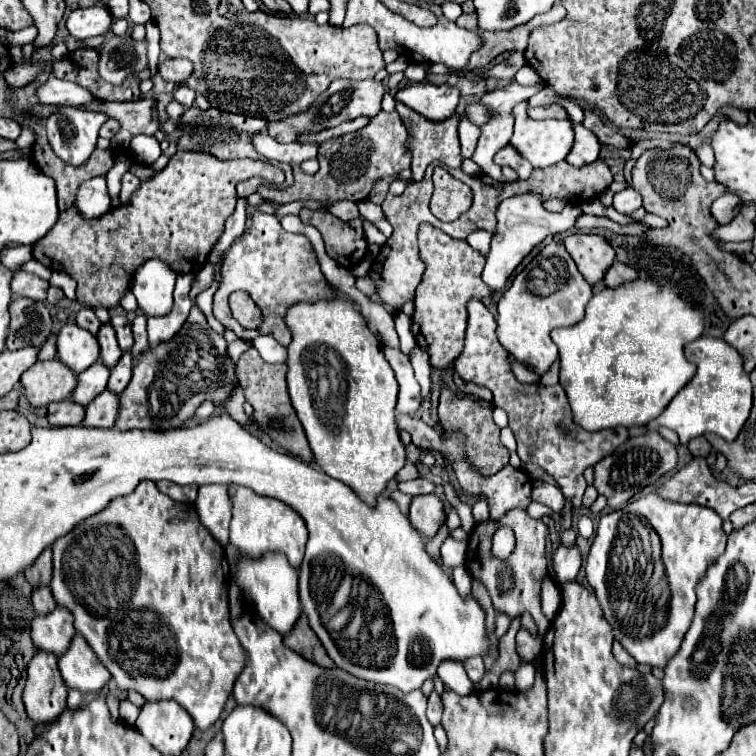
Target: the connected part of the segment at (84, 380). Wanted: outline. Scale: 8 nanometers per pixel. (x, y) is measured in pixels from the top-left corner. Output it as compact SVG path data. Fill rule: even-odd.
M97 360L95 364L91 364L91 368L87 368L83 374L79 374L79 384L73 392L73 400L83 406L87 406L97 394L101 394L107 388L107 380L109 380L109 368L105 368L105 364L101 360Z

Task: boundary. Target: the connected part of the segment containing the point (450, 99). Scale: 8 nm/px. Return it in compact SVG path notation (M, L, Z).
M421 82L421 84L405 86L395 96L399 102L403 102L411 110L419 112L423 118L427 118L431 122L443 122L455 114L459 90L449 84L433 86L433 84Z

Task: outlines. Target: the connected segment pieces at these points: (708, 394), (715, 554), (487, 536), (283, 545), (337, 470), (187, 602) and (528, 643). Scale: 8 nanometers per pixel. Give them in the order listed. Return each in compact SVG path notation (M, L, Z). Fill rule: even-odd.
M701 336L685 346L685 358L697 366L697 374L677 392L677 396L667 404L663 414L647 425L647 430L658 430L667 426L675 430L681 444L691 438L713 432L728 442L735 440L751 410L751 382L743 370L743 358L725 340Z
M651 492L627 504L621 510L605 514L599 520L595 540L587 556L587 566L585 566L587 580L595 590L605 620L613 628L615 640L619 640L619 644L623 644L623 648L639 664L665 668L667 660L675 656L693 620L695 602L697 602L695 586L703 576L703 572L707 570L707 566L725 552L725 542L727 536L721 528L721 518L711 508L697 504L669 502L657 496L657 492ZM653 532L659 536L659 544L661 544L659 556L655 556L653 552L653 544L651 544Z
M511 510L507 512L499 522L481 522L473 530L477 534L477 562L479 570L471 570L473 578L485 584L495 612L503 612L511 618L521 616L523 612L529 612L537 624L539 636L545 636L549 628L549 620L541 612L541 602L539 602L539 588L541 580L547 576L547 558L545 558L545 538L547 538L547 526L541 520L531 518L525 510ZM509 526L515 534L515 550L507 560L499 560L491 554L491 538L497 532L497 528Z
M229 486L229 496L233 500L229 542L237 546L239 552L251 558L259 558L265 552L283 552L289 564L293 568L299 568L305 552L305 542L307 542L307 528L303 518L281 500L263 498L243 486Z
M337 298L333 302L315 302L315 304L295 304L293 308L287 310L287 326L291 328L293 332L293 342L289 344L289 360L287 360L287 366L289 366L289 372L287 372L287 384L289 384L289 396L291 396L291 402L293 402L293 408L297 410L297 416L307 432L307 440L309 440L309 446L313 450L313 458L317 462L317 466L331 478L335 480L341 480L343 484L347 484L351 490L357 492L357 496L367 502L369 506L375 506L375 500L377 496L387 488L389 480L395 478L395 474L405 466L405 446L401 444L399 440L399 432L397 432L397 424L395 424L395 404L397 404L397 380L395 380L395 374L393 370L389 368L383 352L381 352L381 342L377 340L377 336L369 330L365 318L345 300L345 298Z
M143 480L131 494L111 500L111 504L101 510L99 514L83 520L79 526L75 526L69 534L59 538L53 544L53 580L51 580L51 592L57 604L67 608L73 618L77 616L75 630L83 634L83 638L93 646L93 652L97 658L105 664L105 668L115 678L117 686L121 690L137 690L143 694L145 702L159 702L159 700L175 700L179 706L183 706L189 716L193 718L195 726L199 730L207 730L211 724L217 722L221 716L221 710L227 702L227 698L233 692L233 684L243 670L245 664L245 650L241 648L231 622L229 622L229 604L227 604L227 588L229 588L229 562L223 552L223 548L215 542L215 538L199 524L199 516L193 508L193 504L177 504L175 500L161 494L151 480Z
M527 630L517 632L517 654L523 658L523 662L531 662L541 650L541 638L531 636Z

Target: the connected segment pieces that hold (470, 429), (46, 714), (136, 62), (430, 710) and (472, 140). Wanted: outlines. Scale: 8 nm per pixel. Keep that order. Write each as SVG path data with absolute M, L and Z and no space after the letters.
M441 386L437 414L439 414L439 424L447 434L461 432L465 436L465 458L475 470L479 470L481 476L493 476L507 466L509 450L499 440L499 426L491 418L491 406L485 406L467 398L459 398L447 386Z
M37 652L27 666L23 702L27 716L35 724L51 724L67 708L67 686L57 668L57 658L49 652Z
M105 36L105 42L97 48L99 76L109 84L121 84L129 74L137 74L149 68L147 42L133 40L131 36Z
M431 692L429 696L429 706L427 706L427 718L433 726L441 724L441 714L443 714L443 704L441 704L441 698L437 692Z
M459 116L459 142L461 142L461 154L463 158L471 158L471 154L475 152L477 146L477 138L479 138L479 126L471 124L471 120L467 120L467 116Z

